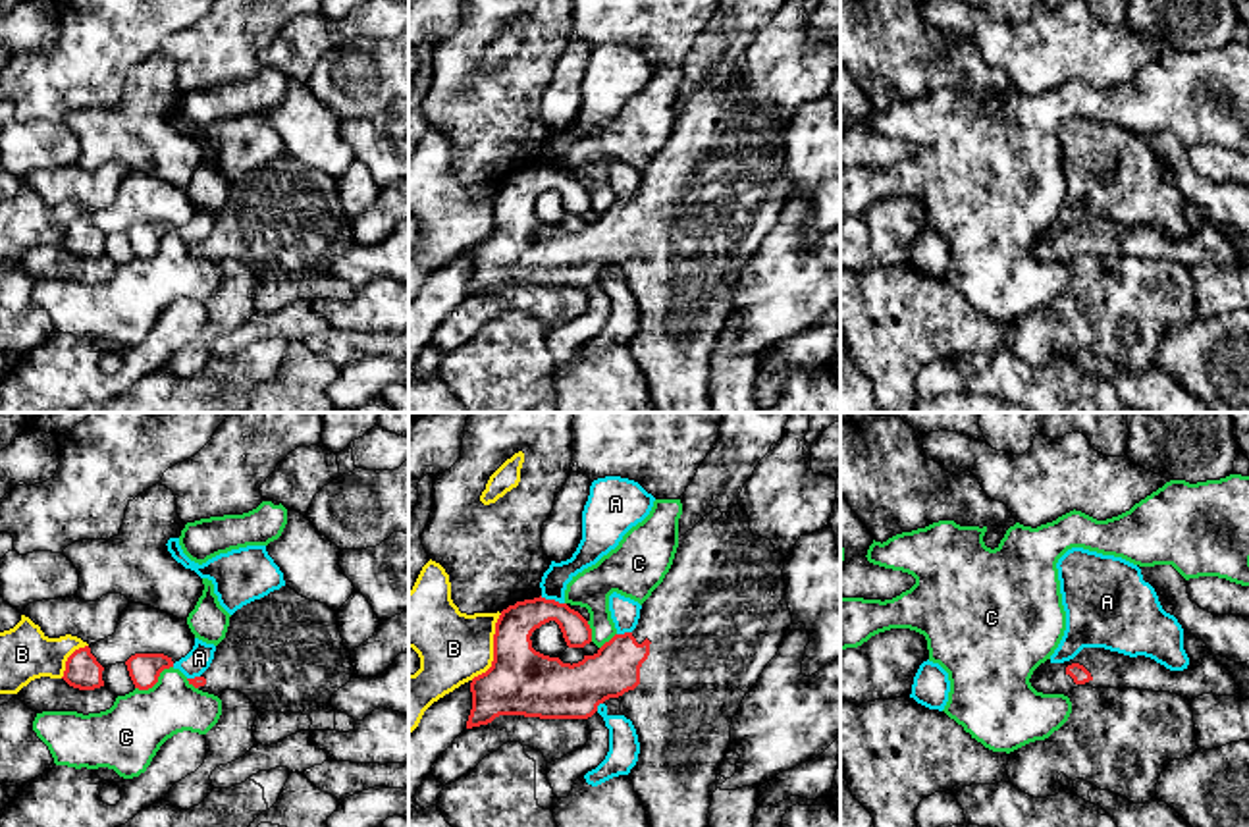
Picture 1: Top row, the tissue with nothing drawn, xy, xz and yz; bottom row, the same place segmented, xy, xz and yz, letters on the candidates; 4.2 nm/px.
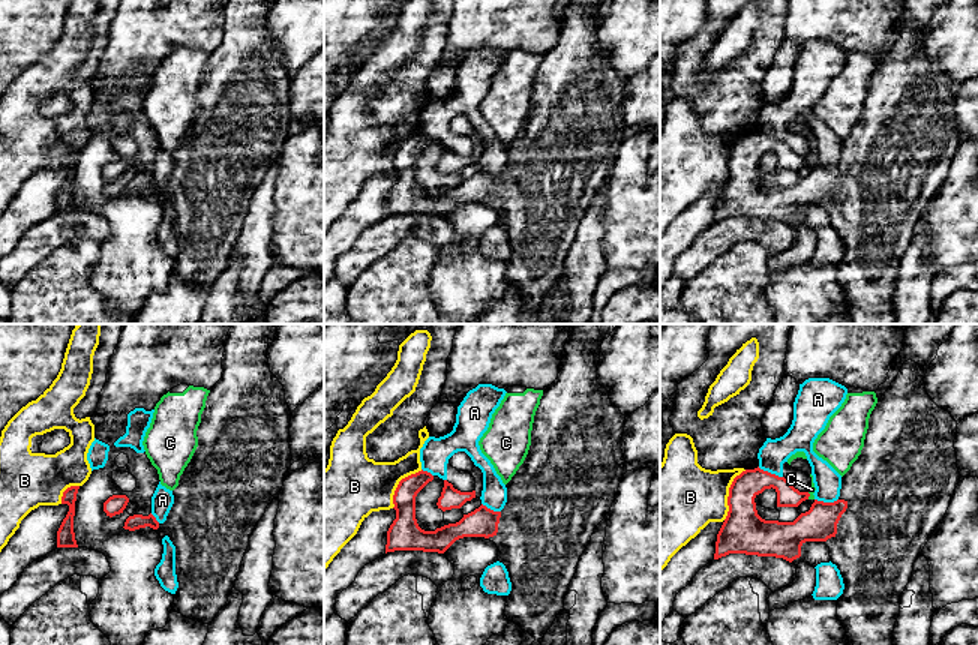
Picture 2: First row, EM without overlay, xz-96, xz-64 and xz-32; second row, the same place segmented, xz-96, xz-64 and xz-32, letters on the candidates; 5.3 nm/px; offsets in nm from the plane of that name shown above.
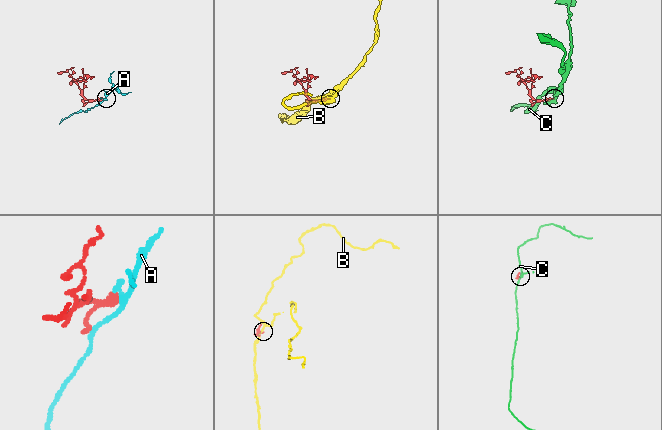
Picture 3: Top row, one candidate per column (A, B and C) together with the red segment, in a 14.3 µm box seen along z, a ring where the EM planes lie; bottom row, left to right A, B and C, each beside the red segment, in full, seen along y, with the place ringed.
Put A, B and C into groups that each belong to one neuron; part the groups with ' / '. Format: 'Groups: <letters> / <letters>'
Groups: A / B / C

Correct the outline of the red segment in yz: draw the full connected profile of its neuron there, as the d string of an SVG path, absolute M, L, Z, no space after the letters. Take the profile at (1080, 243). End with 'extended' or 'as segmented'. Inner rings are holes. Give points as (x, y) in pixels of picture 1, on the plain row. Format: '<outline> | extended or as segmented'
M1083 216L1064 231L1047 227L1033 239L1029 251L1037 260L1064 264L1077 254L1093 254L1170 260L1185 268L1203 262L1241 266L1234 245L1214 224L1189 229L1183 239L1170 239L1145 224L1129 226L1104 216Z | extended

